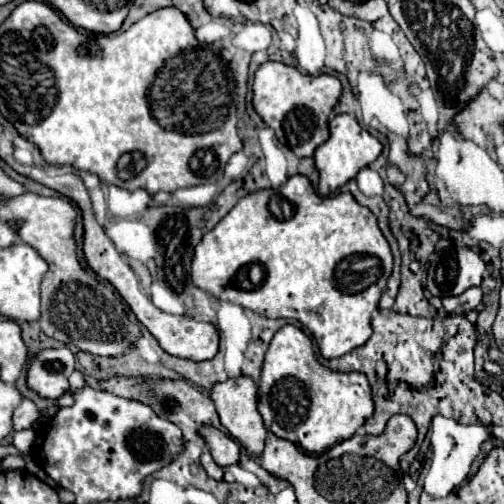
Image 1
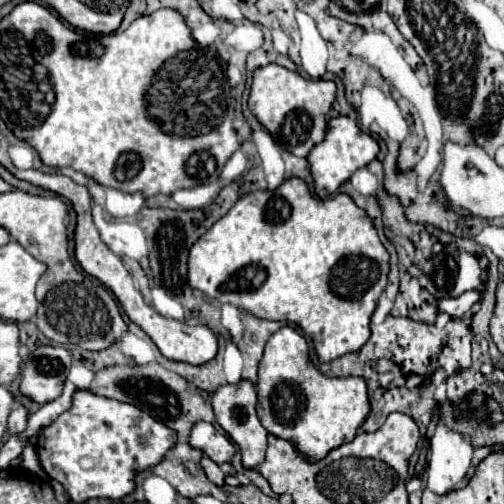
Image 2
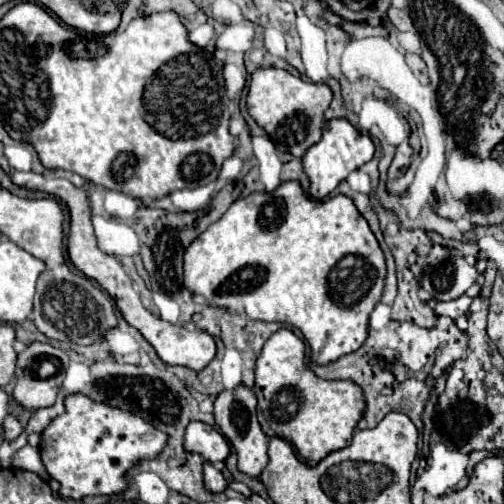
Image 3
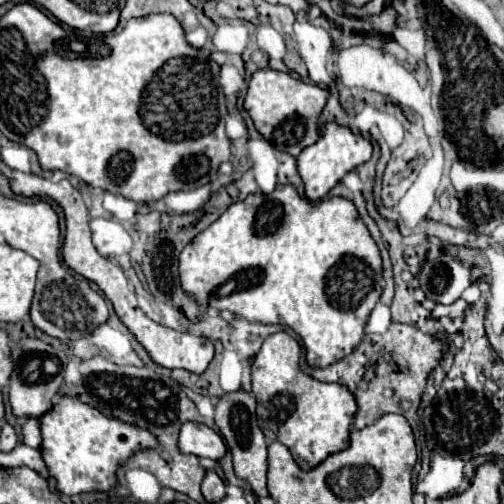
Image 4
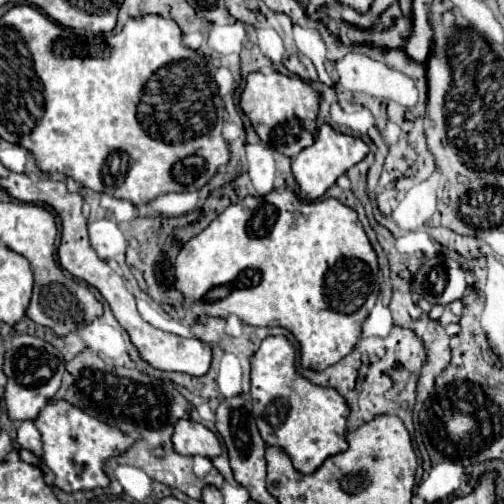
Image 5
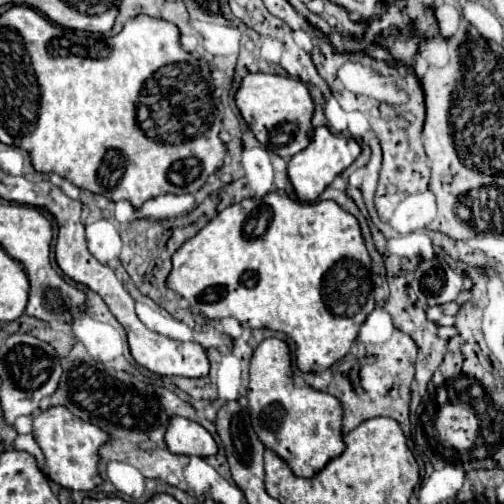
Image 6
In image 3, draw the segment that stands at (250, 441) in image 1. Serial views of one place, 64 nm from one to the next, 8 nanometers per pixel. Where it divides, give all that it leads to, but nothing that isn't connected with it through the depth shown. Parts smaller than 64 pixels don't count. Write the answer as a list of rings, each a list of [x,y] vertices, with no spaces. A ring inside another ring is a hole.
[[[240,384],[232,390],[222,390],[216,400],[214,400],[214,418],[216,418],[216,424],[220,426],[222,434],[230,440],[232,448],[236,450],[238,454],[238,470],[248,474],[248,476],[254,476],[258,478],[262,468],[266,466],[268,462],[268,438],[264,434],[264,430],[260,428],[258,424],[258,418],[256,418],[256,394],[252,392],[252,388]]]

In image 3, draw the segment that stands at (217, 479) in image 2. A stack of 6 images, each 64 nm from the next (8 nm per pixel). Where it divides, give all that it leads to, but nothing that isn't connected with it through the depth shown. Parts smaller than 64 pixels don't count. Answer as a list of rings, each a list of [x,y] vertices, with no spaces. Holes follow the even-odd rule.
[[[204,460],[204,482],[206,482],[206,488],[210,492],[224,492],[226,488],[226,480],[222,476],[220,470],[216,470],[208,460]]]

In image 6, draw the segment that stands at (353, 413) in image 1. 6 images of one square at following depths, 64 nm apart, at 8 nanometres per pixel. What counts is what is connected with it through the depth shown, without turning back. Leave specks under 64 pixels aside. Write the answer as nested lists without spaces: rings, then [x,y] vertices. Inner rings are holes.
[[[266,338],[252,356],[248,404],[258,438],[266,448],[274,450],[296,476],[314,476],[346,448],[342,440],[344,408],[340,408],[340,400],[328,392],[294,384],[290,348],[280,338]]]

